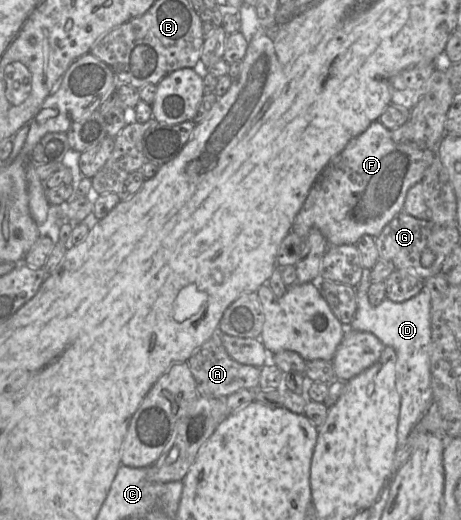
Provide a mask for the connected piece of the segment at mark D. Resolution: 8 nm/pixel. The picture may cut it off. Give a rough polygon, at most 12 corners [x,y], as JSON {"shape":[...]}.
{"shape":[[364,268],[350,326],[396,352],[397,449],[433,401],[431,295],[372,306]]}

